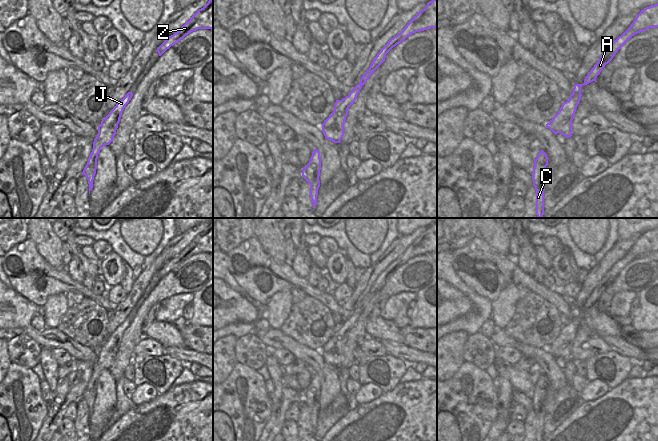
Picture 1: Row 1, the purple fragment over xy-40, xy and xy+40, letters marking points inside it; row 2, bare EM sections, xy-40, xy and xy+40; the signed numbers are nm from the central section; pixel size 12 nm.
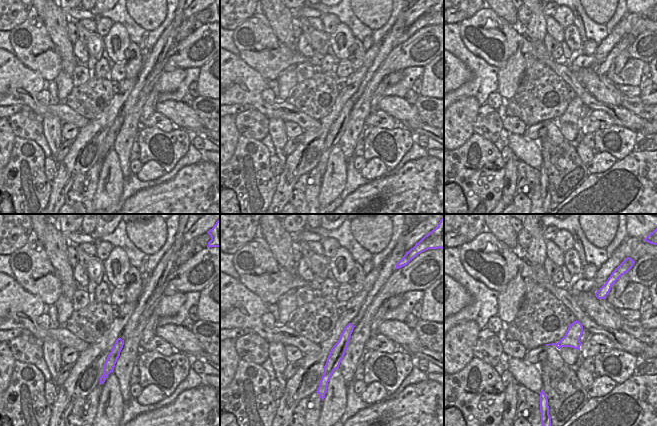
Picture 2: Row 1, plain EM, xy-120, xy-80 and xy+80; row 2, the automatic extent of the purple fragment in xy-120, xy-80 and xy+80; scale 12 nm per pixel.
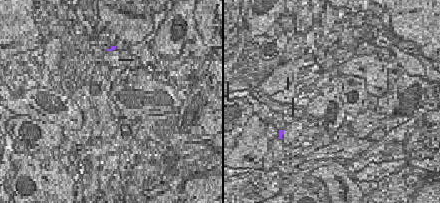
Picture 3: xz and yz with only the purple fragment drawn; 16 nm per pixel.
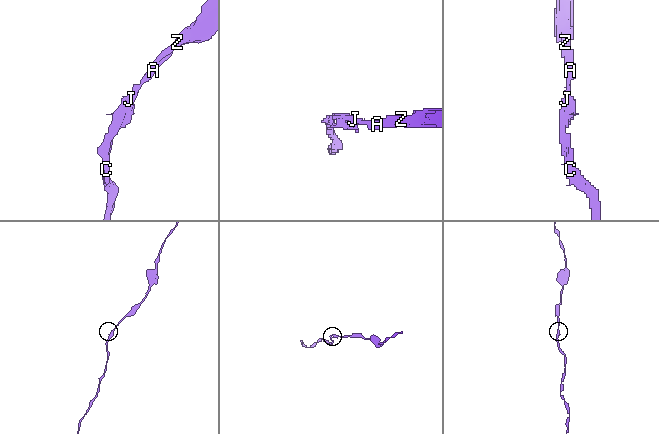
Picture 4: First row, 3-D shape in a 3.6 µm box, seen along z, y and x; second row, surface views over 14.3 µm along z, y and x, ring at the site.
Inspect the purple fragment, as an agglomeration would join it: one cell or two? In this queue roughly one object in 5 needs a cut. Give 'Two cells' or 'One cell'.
One cell

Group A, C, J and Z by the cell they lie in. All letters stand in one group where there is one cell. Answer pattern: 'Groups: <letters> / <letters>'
Groups: A C J Z

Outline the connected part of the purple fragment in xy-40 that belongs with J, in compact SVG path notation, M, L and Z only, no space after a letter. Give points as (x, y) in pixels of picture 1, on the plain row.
M128 316L123 323L121 323L116 330L109 336L109 338L102 343L98 350L98 358L93 366L93 373L88 382L88 386L82 396L85 399L89 408L89 418L93 412L93 404L97 393L97 383L101 372L109 369L116 358L118 348L125 330L129 327L133 320L132 316Z

